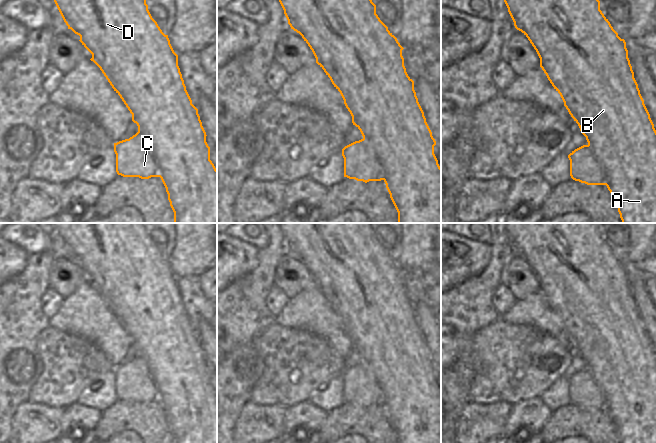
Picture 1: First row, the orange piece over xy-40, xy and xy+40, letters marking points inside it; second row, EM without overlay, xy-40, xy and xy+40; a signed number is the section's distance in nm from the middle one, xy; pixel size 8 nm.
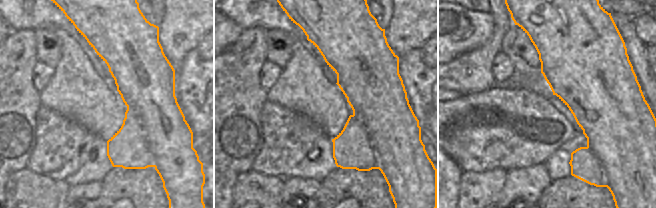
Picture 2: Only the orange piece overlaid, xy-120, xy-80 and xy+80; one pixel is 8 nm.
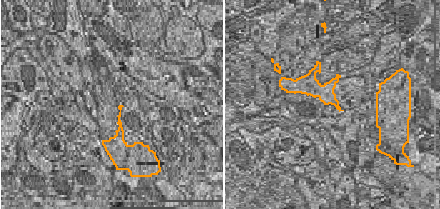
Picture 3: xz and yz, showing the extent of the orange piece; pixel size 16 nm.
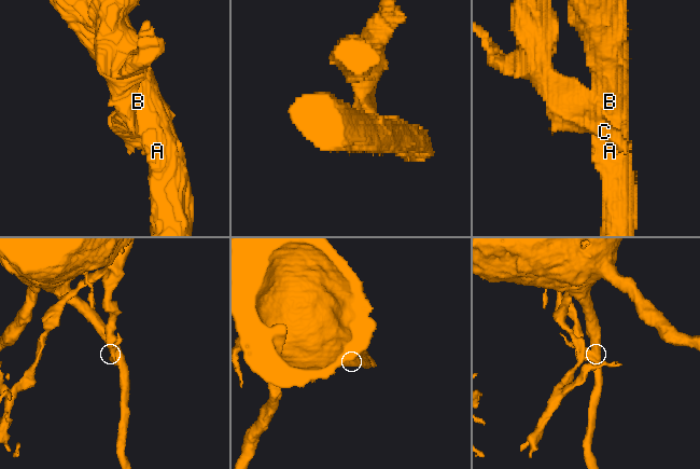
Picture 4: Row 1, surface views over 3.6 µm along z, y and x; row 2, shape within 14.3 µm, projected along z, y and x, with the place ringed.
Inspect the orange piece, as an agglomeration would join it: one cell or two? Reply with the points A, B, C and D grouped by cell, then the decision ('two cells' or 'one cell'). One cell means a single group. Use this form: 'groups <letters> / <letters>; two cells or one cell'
groups A B D / C; two cells

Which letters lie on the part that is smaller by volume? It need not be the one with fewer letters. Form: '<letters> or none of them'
C

